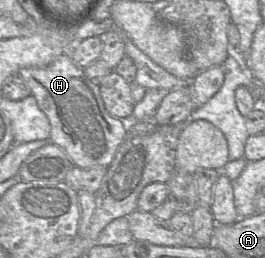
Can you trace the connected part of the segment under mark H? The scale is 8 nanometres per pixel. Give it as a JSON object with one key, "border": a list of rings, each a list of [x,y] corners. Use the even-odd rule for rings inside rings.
{"border":[[[70,49],[47,66],[22,68],[17,74],[26,82],[31,90],[31,95],[34,96],[39,108],[49,120],[51,125],[50,142],[65,152],[73,166],[80,168],[108,167],[119,145],[128,134],[128,125],[125,121],[108,113],[100,95],[99,85],[89,80],[84,74],[84,68],[73,62],[70,57]]]}

